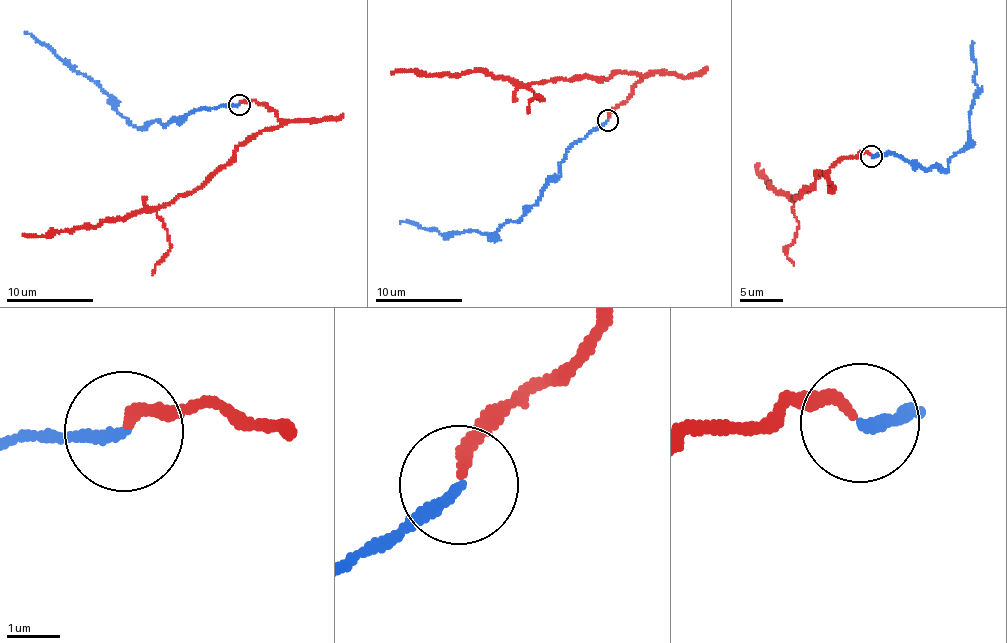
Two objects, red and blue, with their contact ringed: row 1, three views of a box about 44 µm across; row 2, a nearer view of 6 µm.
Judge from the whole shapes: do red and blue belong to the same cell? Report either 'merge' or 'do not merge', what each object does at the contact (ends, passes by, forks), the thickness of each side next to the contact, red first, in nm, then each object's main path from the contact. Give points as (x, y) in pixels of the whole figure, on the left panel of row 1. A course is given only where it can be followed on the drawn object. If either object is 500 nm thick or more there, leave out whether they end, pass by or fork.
merge; red ends; blue ends; calibres 200 and 220 nm; course red (239, 104), (253, 99), (273, 110), (278, 126), (250, 136), (199, 186), (113, 221), (22, 233); course blue (239, 105), (203, 107), (165, 126), (151, 121), (140, 128), (131, 123), (94, 83), (25, 31)

